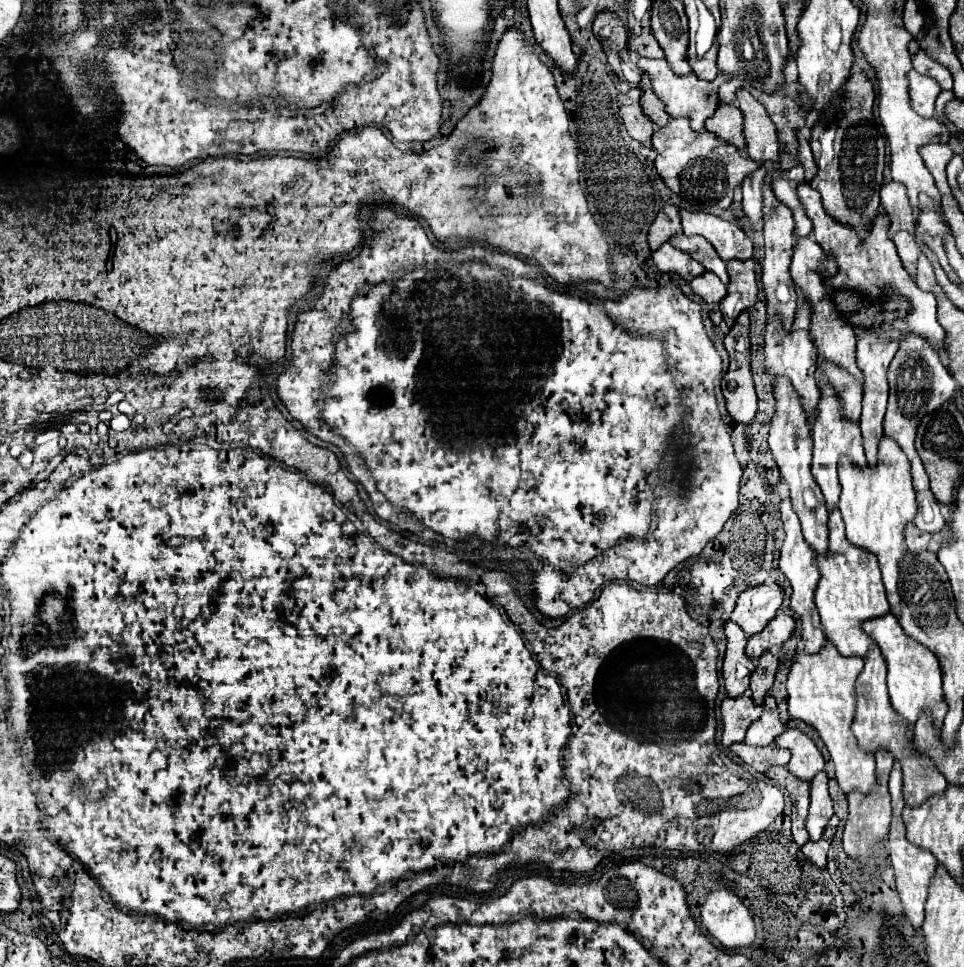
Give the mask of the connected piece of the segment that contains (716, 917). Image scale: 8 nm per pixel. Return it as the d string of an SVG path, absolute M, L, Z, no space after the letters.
M728 888L714 890L702 906L702 926L726 948L750 946L756 938L754 920L744 902Z

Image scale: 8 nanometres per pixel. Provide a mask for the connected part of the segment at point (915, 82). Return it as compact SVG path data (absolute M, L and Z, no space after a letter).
M912 70L908 74L910 78L910 104L912 108L924 116L924 118L932 118L934 116L934 102L938 98L938 92L942 90L940 84L934 78L926 78L922 74L918 74L916 70Z

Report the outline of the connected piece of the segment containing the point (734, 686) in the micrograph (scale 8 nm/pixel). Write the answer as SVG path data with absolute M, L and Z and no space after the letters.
M728 620L724 624L728 648L724 656L724 666L722 666L722 676L724 676L724 686L730 698L742 696L748 690L750 676L754 672L752 660L744 654L746 648L746 634L738 624Z

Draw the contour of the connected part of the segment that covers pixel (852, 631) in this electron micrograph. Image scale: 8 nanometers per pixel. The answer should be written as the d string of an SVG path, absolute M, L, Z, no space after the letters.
M838 508L830 512L828 520L828 550L816 556L816 566L820 570L820 580L814 592L814 602L818 606L824 634L826 638L838 648L842 656L866 656L872 638L866 636L860 628L864 620L884 616L890 606L886 600L882 576L878 562L874 560L872 552L864 548L854 548L844 534L844 524Z

